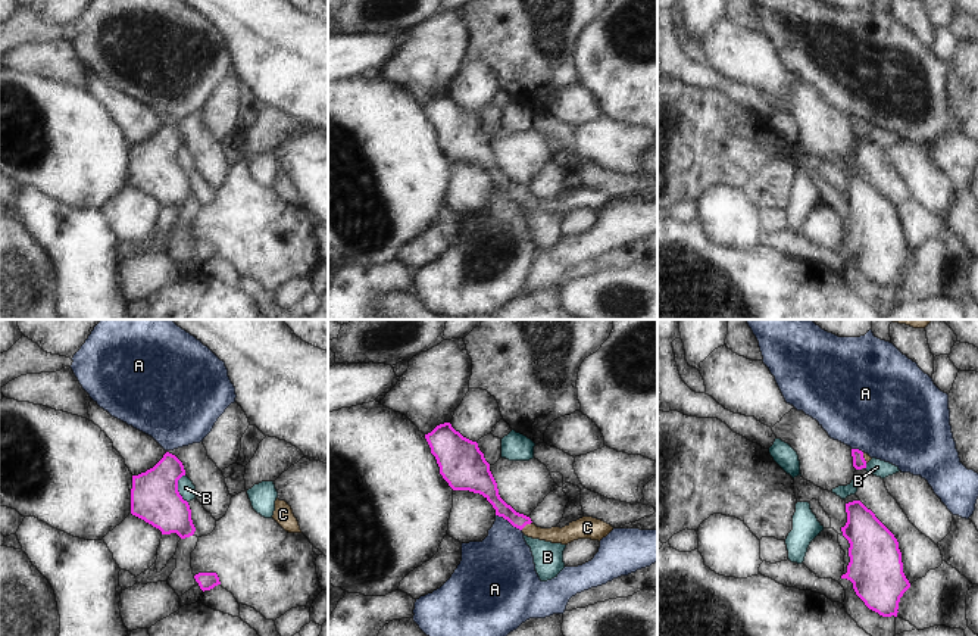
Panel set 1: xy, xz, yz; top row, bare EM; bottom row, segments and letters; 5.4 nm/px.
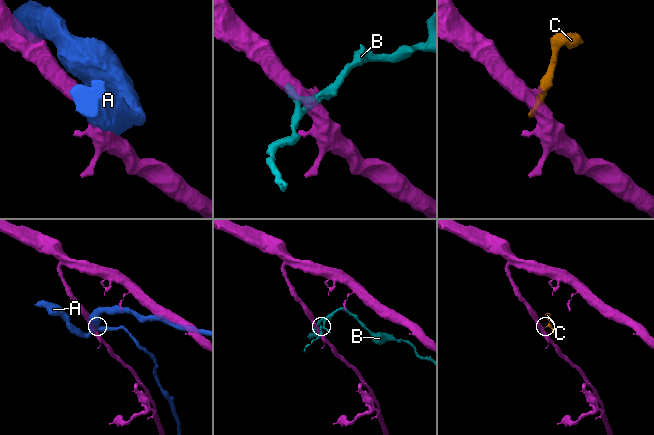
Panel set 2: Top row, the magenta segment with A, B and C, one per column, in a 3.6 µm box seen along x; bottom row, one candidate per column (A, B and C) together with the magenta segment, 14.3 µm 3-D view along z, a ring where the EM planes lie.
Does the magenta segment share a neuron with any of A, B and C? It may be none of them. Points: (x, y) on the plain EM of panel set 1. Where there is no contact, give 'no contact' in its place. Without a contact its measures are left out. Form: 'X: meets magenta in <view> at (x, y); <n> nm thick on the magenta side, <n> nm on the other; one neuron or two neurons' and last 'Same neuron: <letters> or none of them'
A: meets magenta in xz at (509, 192); 120 nm thick on the magenta side, 360 nm on the other; two neurons
B: meets magenta in xy at (177, 159); 260 nm thick on the magenta side, 90 nm on the other; two neurons
C: meets magenta in xz at (525, 195); 80 nm thick on the magenta side, 90 nm on the other; one neuron
Same neuron: C

